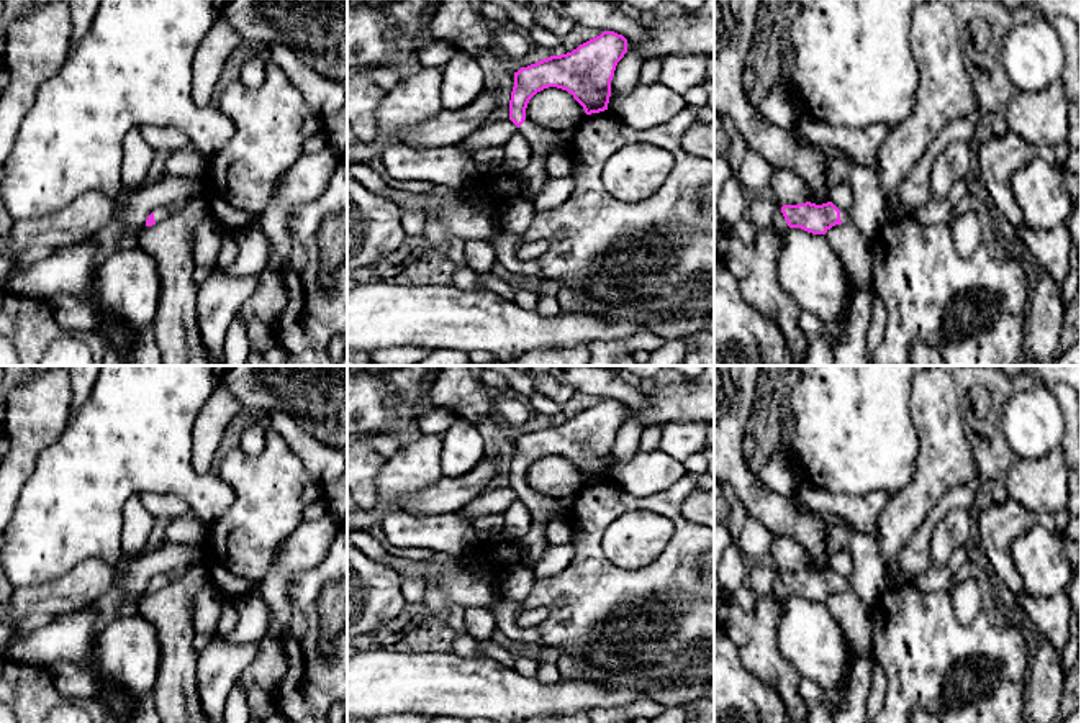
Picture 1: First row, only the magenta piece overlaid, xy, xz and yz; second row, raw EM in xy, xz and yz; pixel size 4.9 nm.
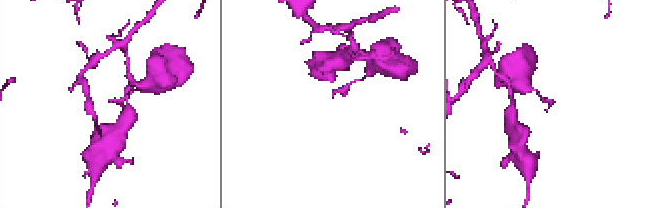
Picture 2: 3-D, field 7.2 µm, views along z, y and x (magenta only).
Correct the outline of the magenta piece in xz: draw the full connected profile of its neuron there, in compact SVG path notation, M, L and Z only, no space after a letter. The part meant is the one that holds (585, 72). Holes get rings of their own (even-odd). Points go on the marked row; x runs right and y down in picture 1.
M603 31L572 52L550 56L514 72L509 120L532 149L529 164L519 172L522 198L534 200L544 187L549 177L545 159L557 143L555 131L540 128L526 118L529 100L544 89L557 87L572 93L586 115L604 111L616 66L626 52L627 39L622 34Z

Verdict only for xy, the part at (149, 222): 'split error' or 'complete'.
split error

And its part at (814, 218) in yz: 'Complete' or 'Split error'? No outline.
Split error

